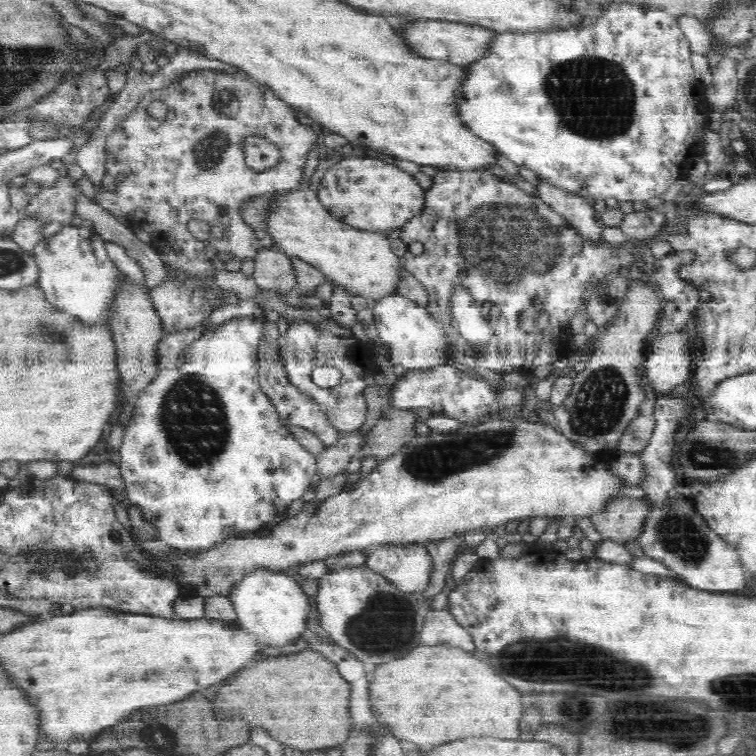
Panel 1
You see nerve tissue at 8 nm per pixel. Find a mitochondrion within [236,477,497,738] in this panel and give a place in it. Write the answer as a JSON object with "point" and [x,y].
{"point":[386,626]}

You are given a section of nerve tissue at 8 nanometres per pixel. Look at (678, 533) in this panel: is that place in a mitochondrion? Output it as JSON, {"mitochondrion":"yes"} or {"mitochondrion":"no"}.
{"mitochondrion":"yes"}

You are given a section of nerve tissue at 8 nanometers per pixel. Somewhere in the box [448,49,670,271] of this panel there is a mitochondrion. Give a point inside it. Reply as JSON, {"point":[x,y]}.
{"point":[593,97]}

